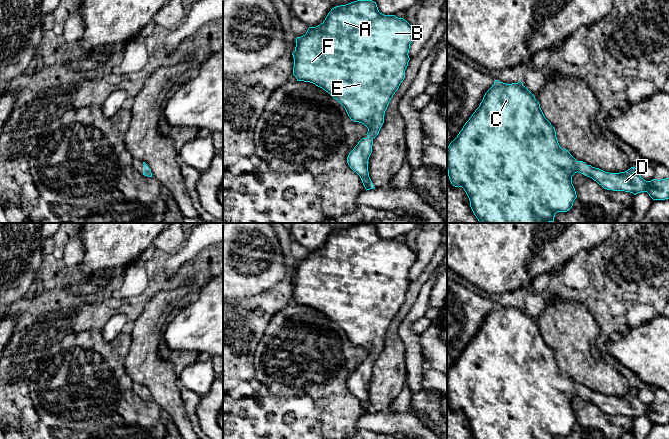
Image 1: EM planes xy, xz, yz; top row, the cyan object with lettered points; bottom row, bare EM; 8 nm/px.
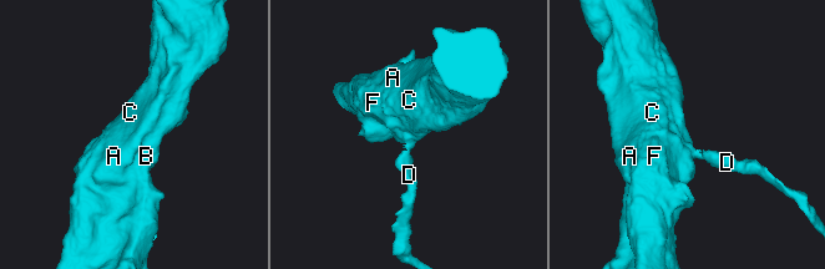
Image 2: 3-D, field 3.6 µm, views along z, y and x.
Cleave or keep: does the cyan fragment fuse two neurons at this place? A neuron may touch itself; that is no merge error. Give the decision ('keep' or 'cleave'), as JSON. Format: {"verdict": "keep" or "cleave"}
{"verdict": "keep"}

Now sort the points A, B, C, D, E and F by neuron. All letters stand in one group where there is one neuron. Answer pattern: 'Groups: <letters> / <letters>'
Groups: A B C D E F

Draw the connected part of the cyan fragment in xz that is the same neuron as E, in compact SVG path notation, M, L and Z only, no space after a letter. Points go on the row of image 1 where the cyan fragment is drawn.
M357 0L332 8L320 25L309 27L305 35L296 38L292 55L293 75L297 81L310 82L322 88L345 108L351 120L368 128L368 137L362 138L347 157L348 165L360 176L366 190L375 188L368 172L372 139L379 134L388 104L405 78L405 70L410 60L410 44L416 36L416 27L411 26L405 19L380 13L376 2L372 0Z

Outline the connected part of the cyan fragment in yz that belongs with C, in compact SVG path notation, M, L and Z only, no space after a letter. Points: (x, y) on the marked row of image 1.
M495 80L482 102L457 137L447 147L447 170L451 184L462 187L479 223L549 223L557 212L567 212L577 198L572 176L581 173L592 178L604 189L625 191L634 195L647 192L653 200L669 199L669 178L644 180L635 167L625 172L609 173L577 161L568 150L562 149L555 128L545 118L535 96L523 85L506 84Z

